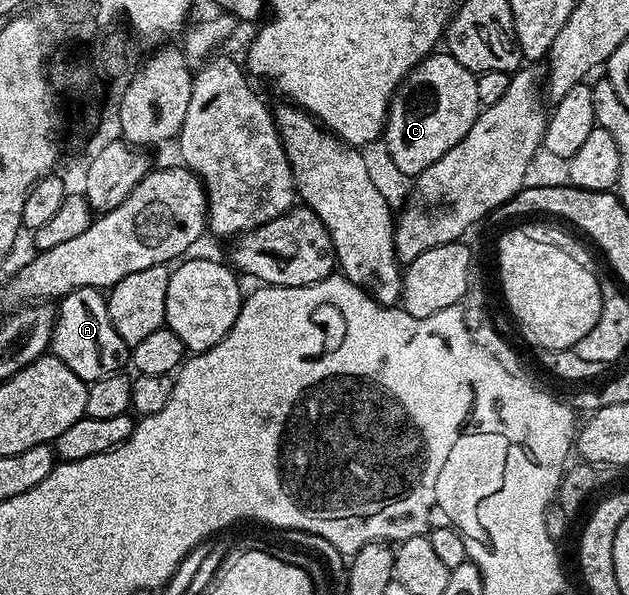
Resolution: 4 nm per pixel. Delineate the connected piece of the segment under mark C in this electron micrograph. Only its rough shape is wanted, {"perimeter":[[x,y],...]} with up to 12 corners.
{"perimeter":[[436,50],[388,101],[382,144],[419,176],[466,138],[477,73]]}

